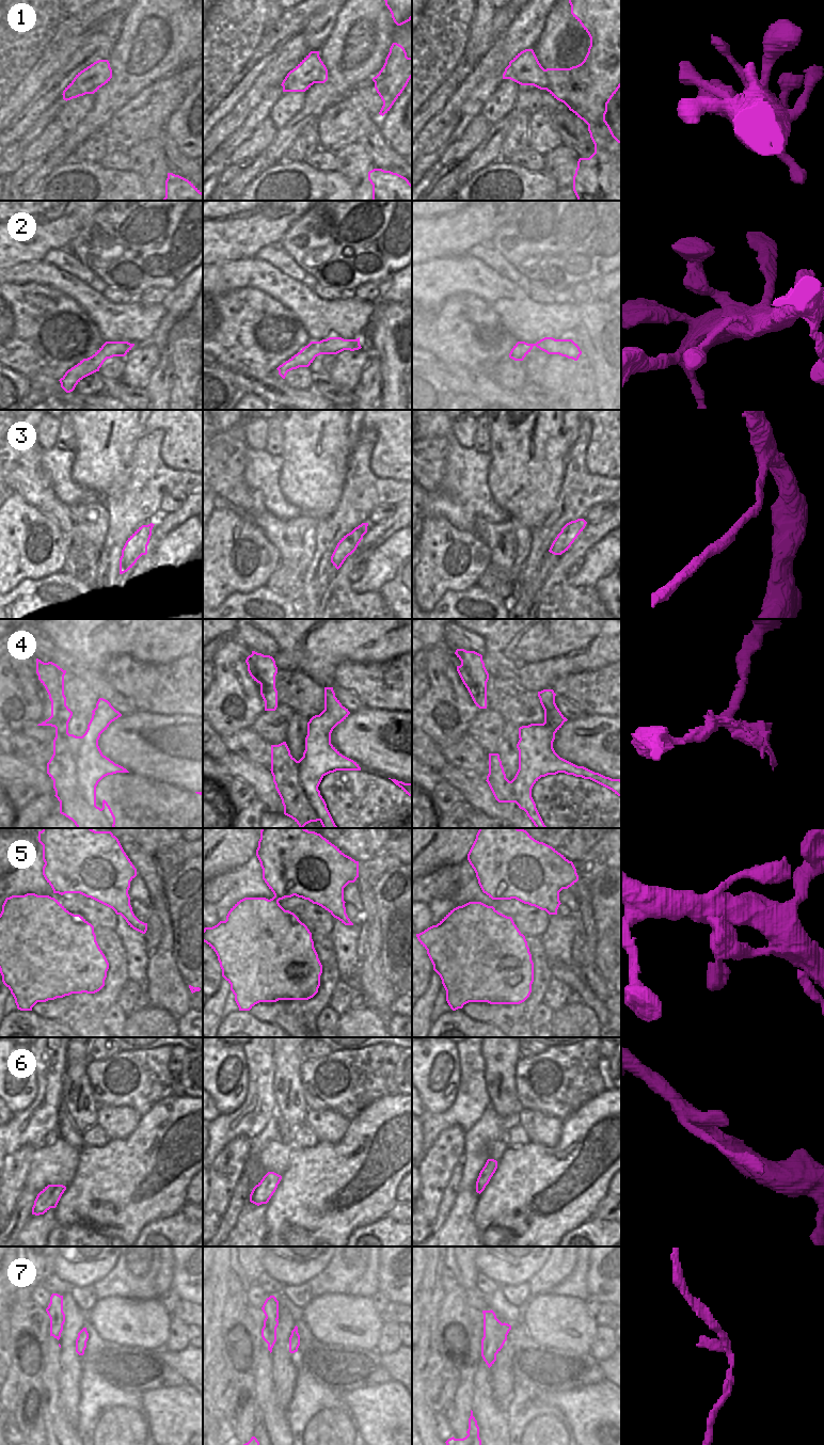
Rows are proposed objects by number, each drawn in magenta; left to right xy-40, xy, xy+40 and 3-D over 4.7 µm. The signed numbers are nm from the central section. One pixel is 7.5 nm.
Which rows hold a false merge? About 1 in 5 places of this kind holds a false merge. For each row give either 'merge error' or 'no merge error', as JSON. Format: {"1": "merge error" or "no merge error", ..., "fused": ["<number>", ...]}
{"1": "no merge error", "2": "no merge error", "3": "no merge error", "4": "merge error", "5": "no merge error", "6": "merge error", "7": "no merge error", "fused": ["4", "6"]}

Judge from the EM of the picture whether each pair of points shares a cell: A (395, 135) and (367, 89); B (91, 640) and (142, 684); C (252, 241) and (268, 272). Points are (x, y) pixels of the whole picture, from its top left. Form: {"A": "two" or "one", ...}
{"A": "two", "B": "two", "C": "two"}

